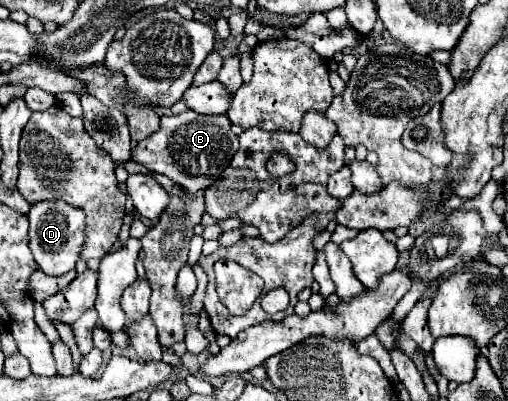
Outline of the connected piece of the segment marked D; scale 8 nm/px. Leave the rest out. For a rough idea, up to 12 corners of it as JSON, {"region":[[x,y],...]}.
{"region":[[39,201],[29,247],[47,275],[71,271],[85,243],[85,211]]}

